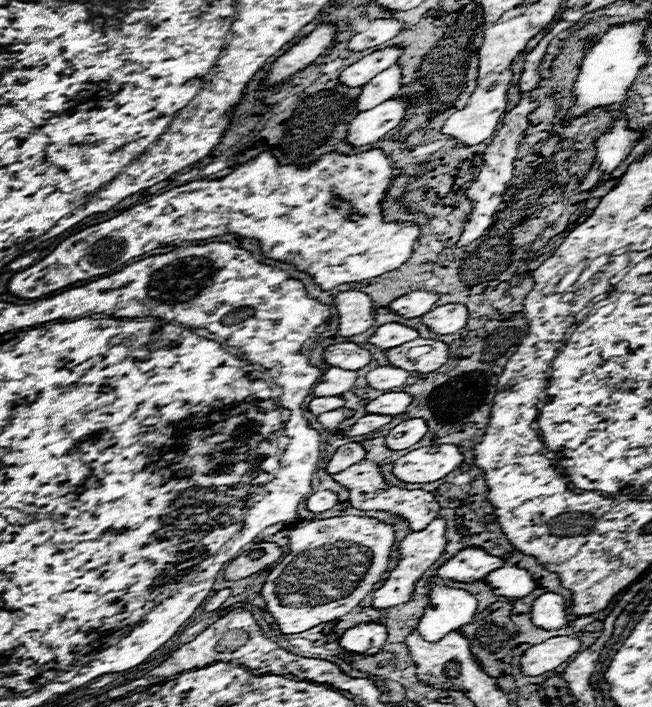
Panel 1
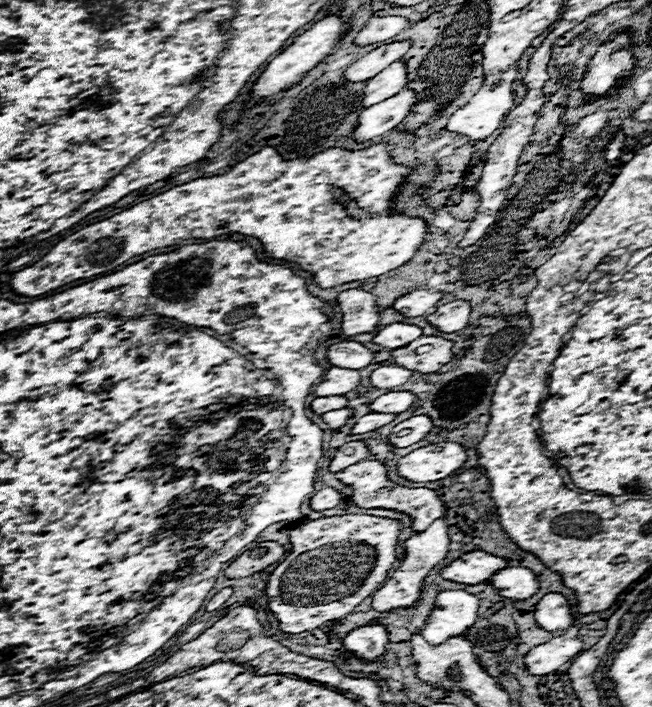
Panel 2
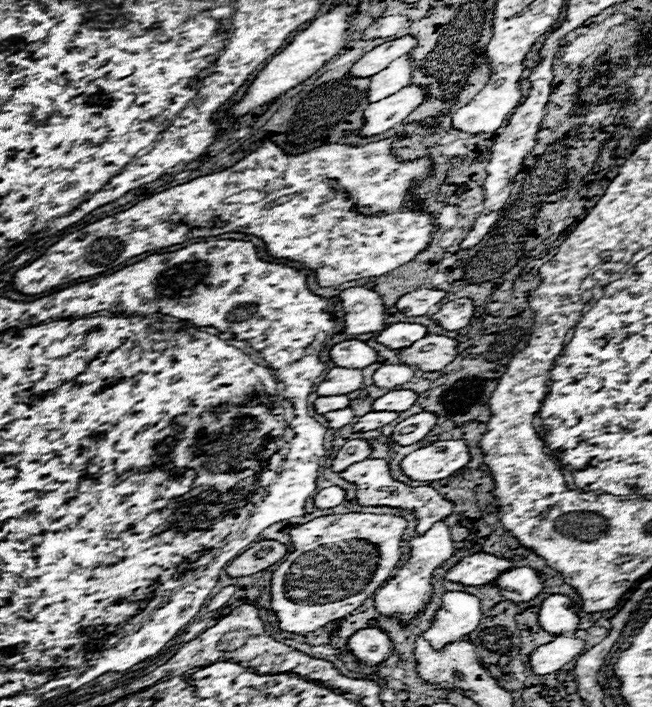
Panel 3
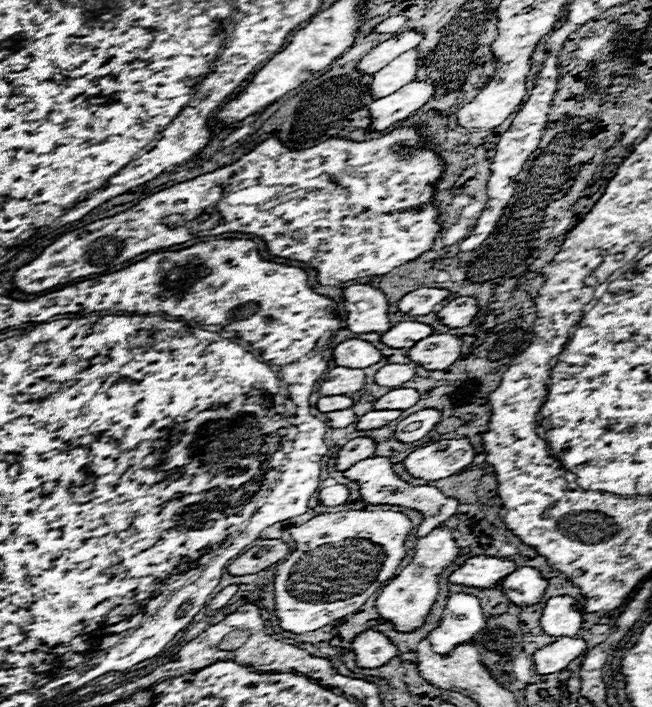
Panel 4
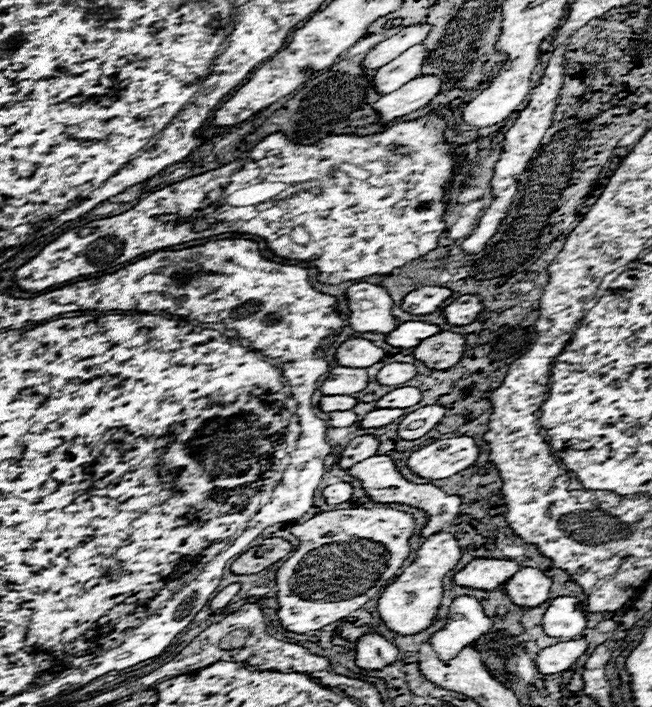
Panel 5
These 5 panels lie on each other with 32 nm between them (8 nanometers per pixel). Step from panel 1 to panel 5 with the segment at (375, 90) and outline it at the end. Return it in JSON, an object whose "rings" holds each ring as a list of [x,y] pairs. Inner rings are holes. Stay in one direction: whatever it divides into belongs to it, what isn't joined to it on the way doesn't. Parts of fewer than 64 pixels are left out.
{"rings":[[[416,44],[416,46],[408,48],[406,52],[402,52],[398,58],[384,64],[376,72],[376,76],[374,76],[376,90],[380,94],[394,92],[396,88],[406,84],[408,80],[416,78],[420,74],[420,70],[422,70],[426,58],[428,58],[428,50],[426,50],[424,44]]]}

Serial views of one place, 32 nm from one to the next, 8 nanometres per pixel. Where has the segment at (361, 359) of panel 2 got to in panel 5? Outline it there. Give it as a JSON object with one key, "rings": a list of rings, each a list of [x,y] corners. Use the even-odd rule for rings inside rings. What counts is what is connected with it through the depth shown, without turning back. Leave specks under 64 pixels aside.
{"rings":[[[352,338],[352,340],[344,342],[336,352],[338,364],[348,366],[348,368],[368,368],[368,366],[374,366],[376,362],[380,362],[384,356],[386,354],[380,346],[376,346],[374,342],[364,340],[364,338]]]}

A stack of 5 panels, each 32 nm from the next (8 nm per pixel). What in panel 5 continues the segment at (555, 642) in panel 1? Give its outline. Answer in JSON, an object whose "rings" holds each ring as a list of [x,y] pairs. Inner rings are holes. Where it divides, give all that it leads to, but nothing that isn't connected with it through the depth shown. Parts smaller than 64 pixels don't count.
{"rings":[[[562,640],[538,652],[536,668],[542,674],[566,672],[582,654],[586,654],[586,650],[588,650],[586,640]]]}

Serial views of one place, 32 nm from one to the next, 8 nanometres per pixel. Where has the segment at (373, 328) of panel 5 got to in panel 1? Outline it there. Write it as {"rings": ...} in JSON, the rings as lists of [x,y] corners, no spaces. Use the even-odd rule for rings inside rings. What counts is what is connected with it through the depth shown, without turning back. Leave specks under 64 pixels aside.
{"rings":[[[360,290],[340,292],[334,298],[334,304],[340,314],[338,336],[356,336],[372,328],[376,320],[376,308],[368,294]]]}

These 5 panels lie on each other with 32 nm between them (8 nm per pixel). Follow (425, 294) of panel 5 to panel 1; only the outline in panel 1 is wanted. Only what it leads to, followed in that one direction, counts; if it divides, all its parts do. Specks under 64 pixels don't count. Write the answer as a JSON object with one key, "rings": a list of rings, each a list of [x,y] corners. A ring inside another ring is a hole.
{"rings":[[[414,290],[410,294],[396,298],[388,308],[404,318],[418,318],[430,312],[438,300],[440,300],[440,294],[426,292],[426,290]]]}

